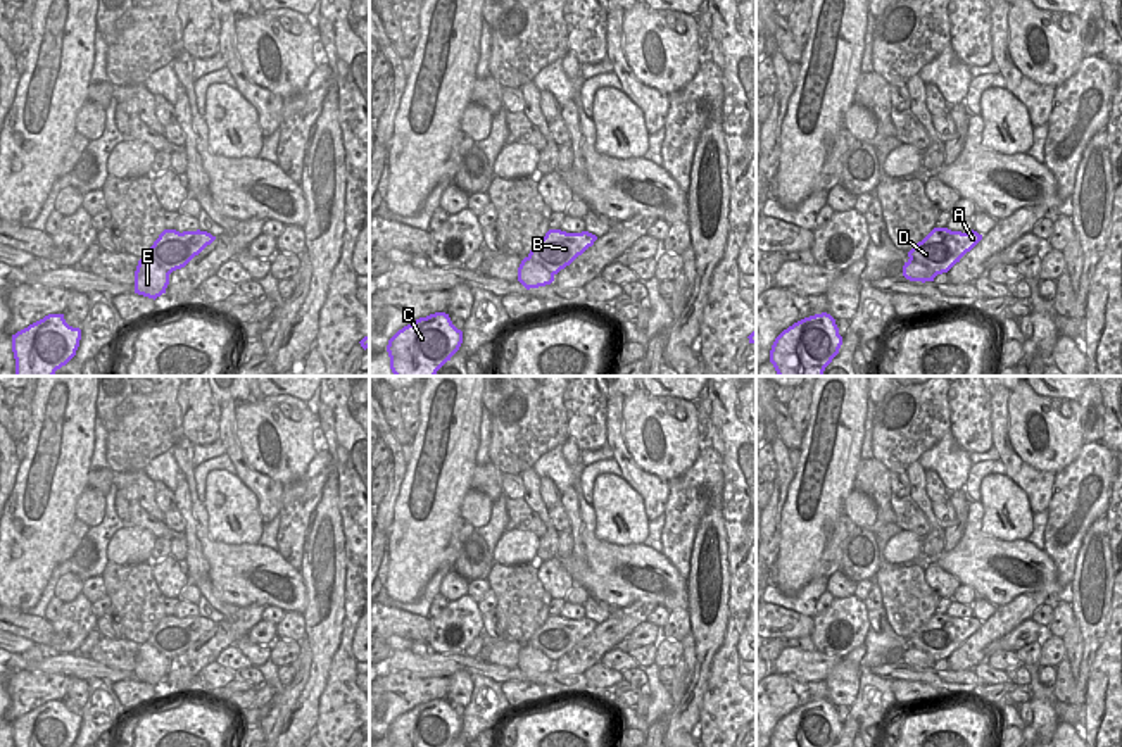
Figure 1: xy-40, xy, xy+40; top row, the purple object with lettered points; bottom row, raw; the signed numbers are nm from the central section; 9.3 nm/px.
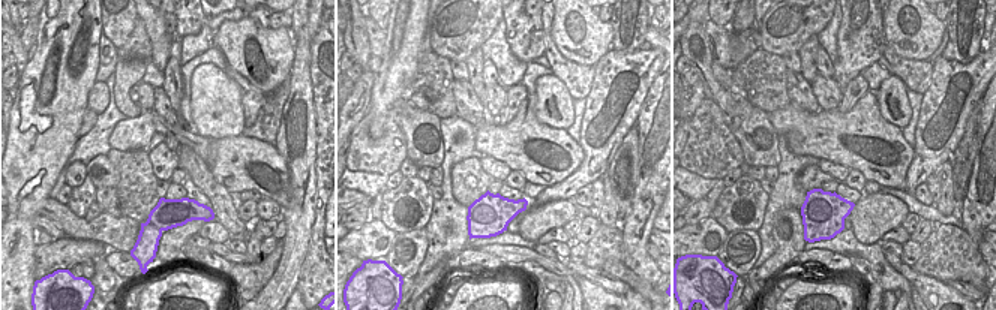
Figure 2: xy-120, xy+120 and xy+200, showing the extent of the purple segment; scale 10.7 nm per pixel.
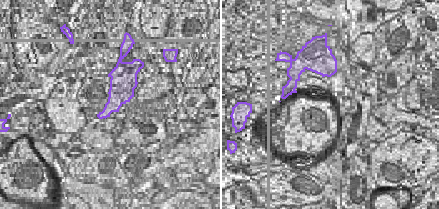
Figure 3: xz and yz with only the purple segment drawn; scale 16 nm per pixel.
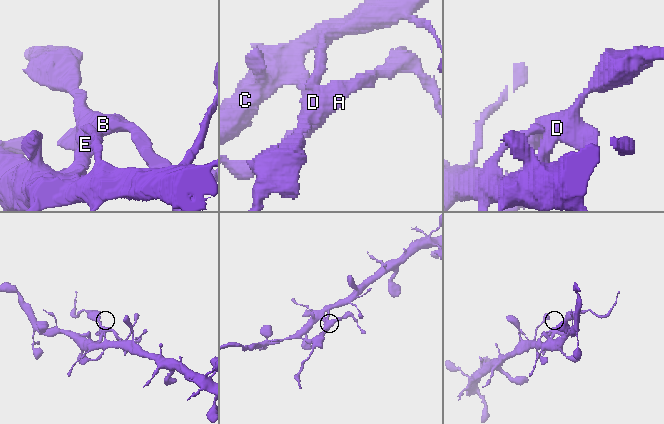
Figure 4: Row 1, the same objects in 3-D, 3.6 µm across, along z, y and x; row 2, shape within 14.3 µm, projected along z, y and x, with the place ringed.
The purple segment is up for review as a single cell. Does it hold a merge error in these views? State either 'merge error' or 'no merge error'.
merge error

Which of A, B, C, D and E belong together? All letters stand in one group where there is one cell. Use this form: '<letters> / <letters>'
A B D / C E

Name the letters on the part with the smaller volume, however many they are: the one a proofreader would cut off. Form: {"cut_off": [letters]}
{"cut_off": ["A", "B", "D"]}

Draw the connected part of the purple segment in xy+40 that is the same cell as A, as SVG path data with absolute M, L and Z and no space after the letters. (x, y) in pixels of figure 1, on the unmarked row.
M934 614L908 638L908 643L927 652L937 662L948 659L980 626L982 621L974 616L961 619L948 614Z

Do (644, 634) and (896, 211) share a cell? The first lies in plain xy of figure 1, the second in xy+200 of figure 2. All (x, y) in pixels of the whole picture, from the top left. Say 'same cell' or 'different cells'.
same cell

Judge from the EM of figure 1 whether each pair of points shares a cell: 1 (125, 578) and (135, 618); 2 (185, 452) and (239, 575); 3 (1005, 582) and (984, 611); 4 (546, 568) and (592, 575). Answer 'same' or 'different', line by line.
1: same
2: same
3: different
4: different

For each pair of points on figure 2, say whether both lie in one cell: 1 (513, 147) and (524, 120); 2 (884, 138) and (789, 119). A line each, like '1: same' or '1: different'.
1: same
2: same

